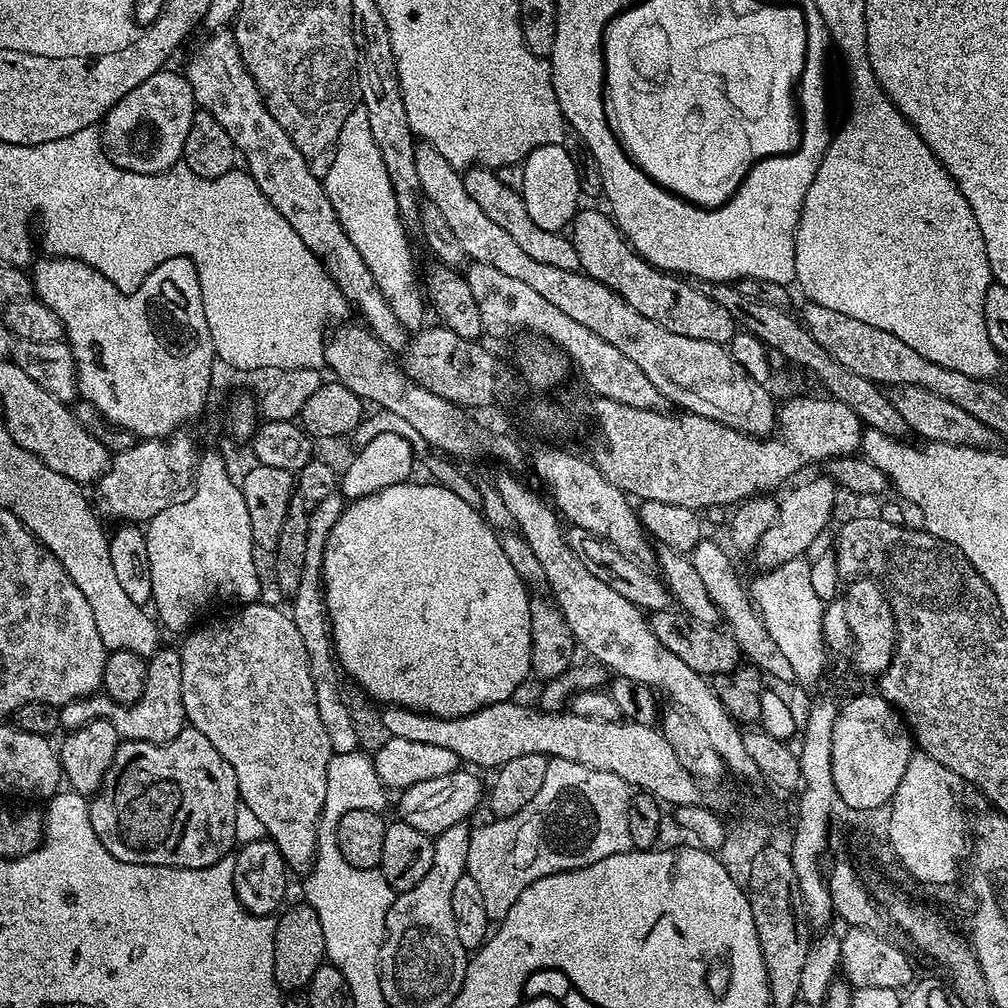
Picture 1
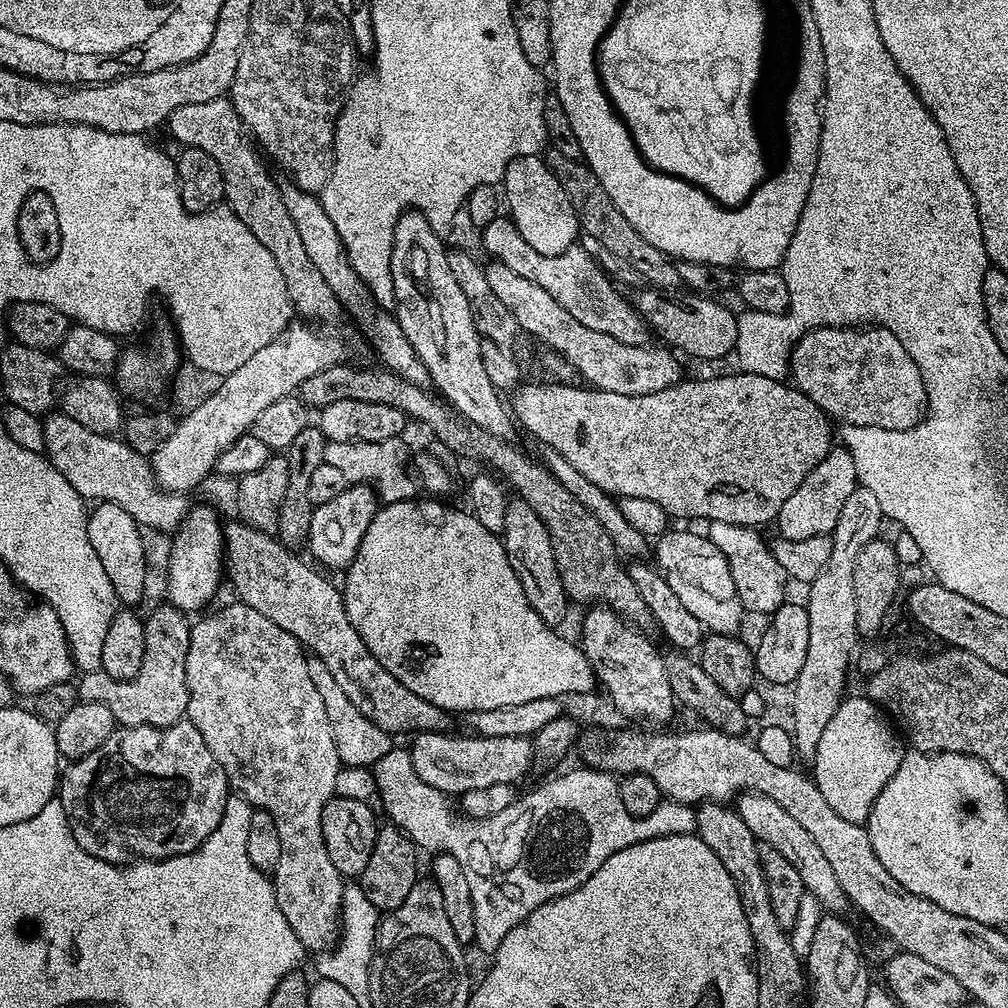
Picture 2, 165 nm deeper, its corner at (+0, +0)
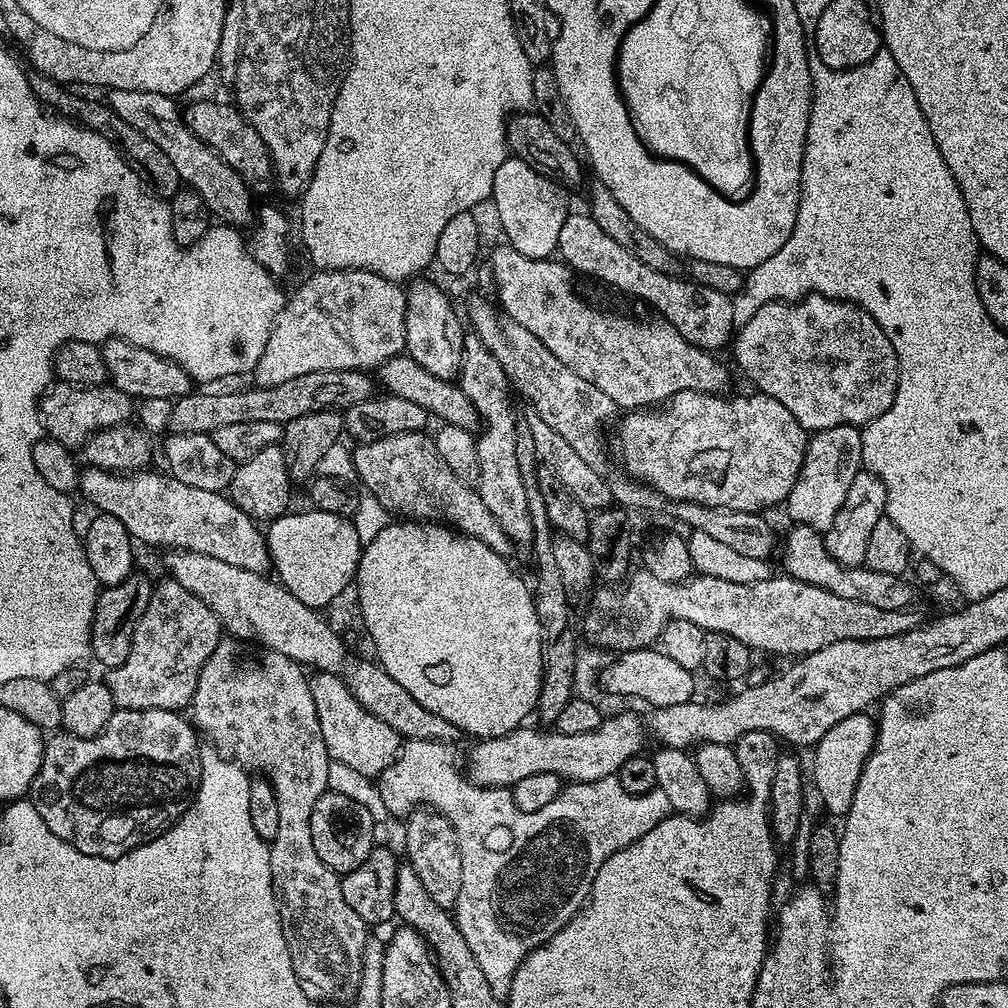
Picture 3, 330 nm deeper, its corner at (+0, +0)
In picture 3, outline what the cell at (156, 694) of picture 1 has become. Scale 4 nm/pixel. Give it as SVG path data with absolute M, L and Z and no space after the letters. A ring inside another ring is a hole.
M164 578L152 589L150 606L134 630L130 658L122 666L109 668L106 683L117 709L161 708L180 712L189 707L198 686L200 668L222 642L222 627L214 612L177 580Z

